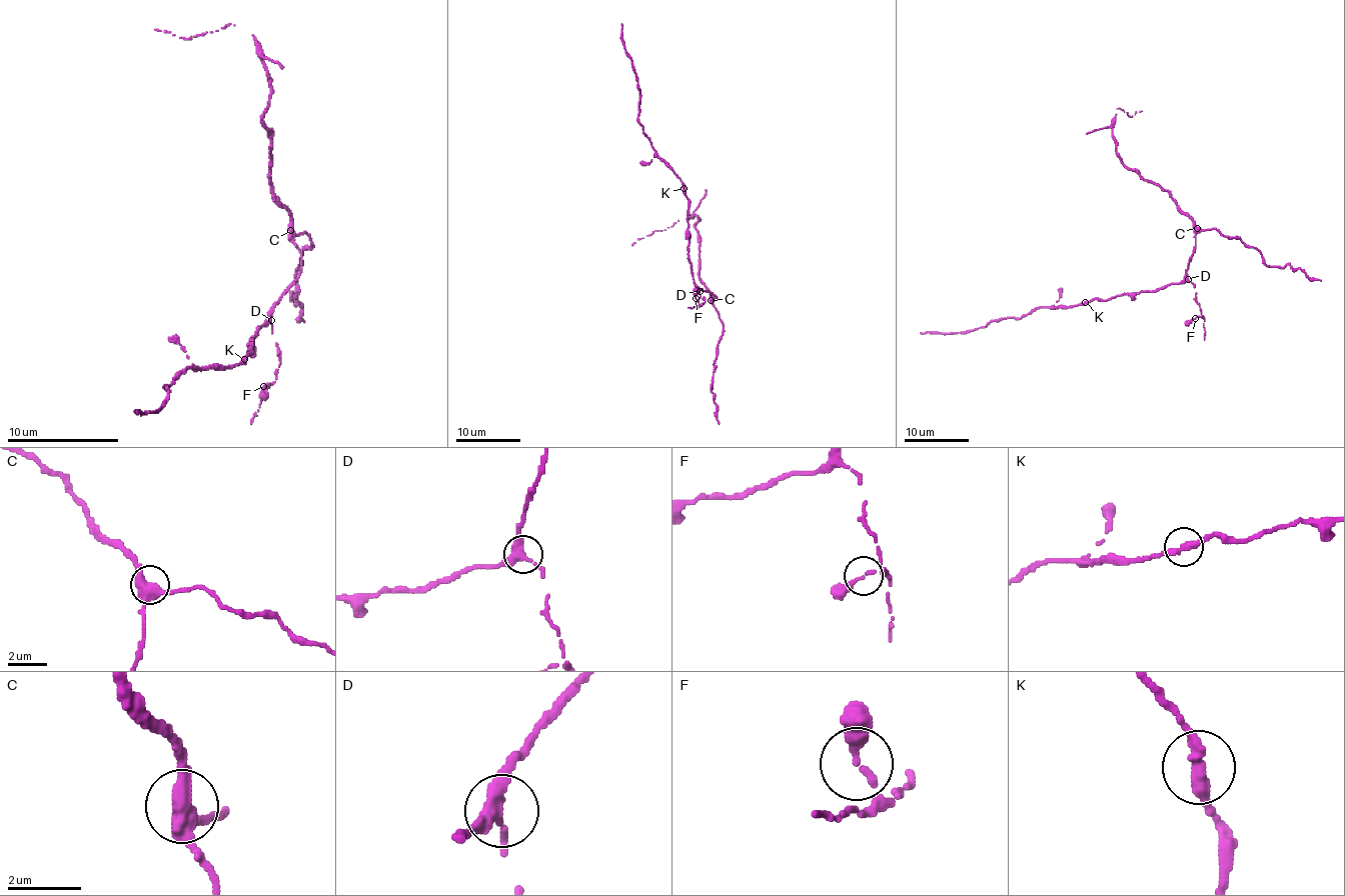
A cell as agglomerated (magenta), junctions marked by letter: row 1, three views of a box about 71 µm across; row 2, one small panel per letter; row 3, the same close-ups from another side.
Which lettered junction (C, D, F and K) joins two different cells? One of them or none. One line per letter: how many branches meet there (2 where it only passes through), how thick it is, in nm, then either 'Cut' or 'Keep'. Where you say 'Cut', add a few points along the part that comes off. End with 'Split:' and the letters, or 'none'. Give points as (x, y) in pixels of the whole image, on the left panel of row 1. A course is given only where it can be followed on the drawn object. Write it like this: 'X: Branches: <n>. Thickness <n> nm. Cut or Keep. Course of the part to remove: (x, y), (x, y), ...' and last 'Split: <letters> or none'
C: Branches: 3. Thickness 400 nm. Keep
D: Branches: 3. Thickness 340 nm. Keep
F: Branches: 2. Thickness 240 nm. Keep
K: Branches: 2. Thickness 340 nm. Keep
Split: none

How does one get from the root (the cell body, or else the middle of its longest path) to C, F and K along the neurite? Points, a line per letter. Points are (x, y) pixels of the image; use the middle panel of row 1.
C: (697, 286), (718, 297), (711, 300)
F: (697, 286), (705, 302), (702, 305), (695, 299)
K: (697, 286), (689, 260), (689, 198), (684, 189)

